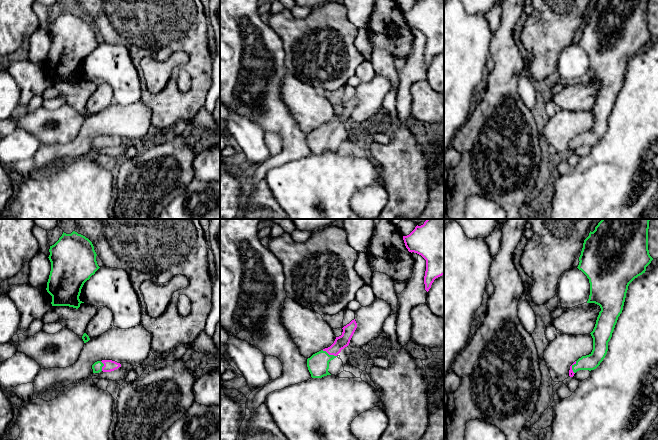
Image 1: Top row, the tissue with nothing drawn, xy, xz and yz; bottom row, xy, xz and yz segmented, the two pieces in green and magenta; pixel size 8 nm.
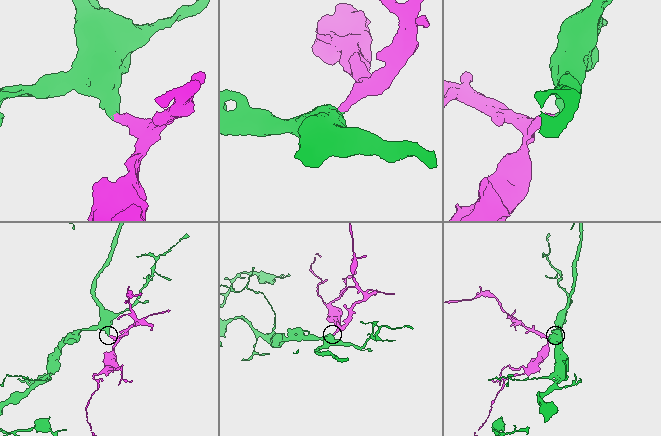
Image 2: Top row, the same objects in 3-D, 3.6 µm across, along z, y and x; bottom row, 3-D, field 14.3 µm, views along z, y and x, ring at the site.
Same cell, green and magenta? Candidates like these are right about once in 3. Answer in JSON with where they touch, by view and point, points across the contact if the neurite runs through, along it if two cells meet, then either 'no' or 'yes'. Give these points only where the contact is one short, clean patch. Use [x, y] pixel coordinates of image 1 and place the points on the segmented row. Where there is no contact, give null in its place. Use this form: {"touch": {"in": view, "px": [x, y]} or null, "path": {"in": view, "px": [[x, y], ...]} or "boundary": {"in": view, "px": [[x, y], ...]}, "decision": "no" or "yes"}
{"touch": {"in": "xz", "px": [328, 354]}, "path": {"in": "xz", "px": [[318, 364], [328, 354], [341, 342]]}, "decision": "yes"}

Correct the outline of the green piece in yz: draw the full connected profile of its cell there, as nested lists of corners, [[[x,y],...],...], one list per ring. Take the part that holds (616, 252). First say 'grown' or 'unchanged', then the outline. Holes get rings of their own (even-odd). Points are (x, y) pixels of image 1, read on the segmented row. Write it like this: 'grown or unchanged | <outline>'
grown | [[[602,219],[584,240],[577,268],[589,279],[590,295],[587,303],[599,305],[601,311],[590,333],[593,338],[593,350],[570,366],[570,377],[579,370],[596,369],[605,358],[608,342],[623,310],[628,286],[635,278],[645,273],[646,267],[653,260],[648,250],[649,221],[650,219]]]

